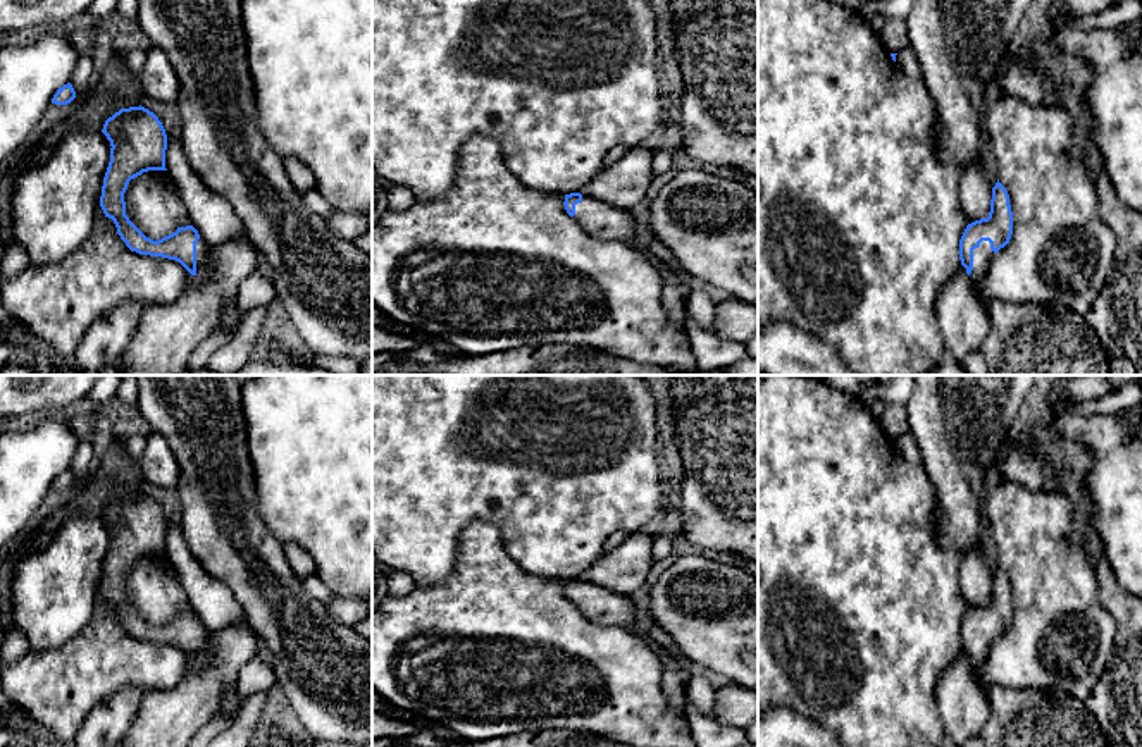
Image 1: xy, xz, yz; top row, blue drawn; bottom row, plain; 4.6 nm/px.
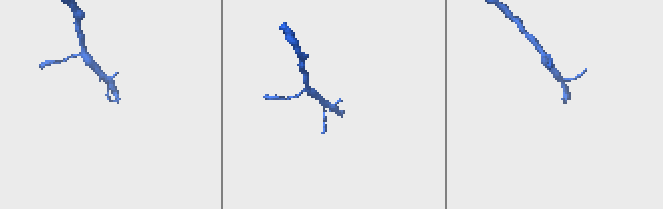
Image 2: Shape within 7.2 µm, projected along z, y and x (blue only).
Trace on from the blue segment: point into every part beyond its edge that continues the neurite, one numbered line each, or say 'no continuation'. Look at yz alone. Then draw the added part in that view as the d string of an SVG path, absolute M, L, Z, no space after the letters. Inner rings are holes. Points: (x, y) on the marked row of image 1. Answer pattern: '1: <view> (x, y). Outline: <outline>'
1: yz (982, 255). Outline: M982 241L980 246L973 250L973 270L970 274L973 281L982 281L985 277L989 262L994 255L989 241Z

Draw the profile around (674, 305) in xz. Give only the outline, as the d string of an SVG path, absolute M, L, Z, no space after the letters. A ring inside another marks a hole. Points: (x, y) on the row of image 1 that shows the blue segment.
M663 270L663 274L665 274L665 287L663 287L665 312L675 325L684 329L684 325L686 325L686 320L684 320L686 318L686 305L684 305L684 299L680 294L680 287L672 274L668 274L667 270Z

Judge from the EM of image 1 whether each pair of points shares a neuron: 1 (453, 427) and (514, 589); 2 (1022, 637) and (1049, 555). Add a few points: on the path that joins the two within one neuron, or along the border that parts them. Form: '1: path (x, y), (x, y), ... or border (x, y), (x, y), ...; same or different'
1: border (457, 536), (472, 522), (490, 522), (510, 556); different
2: path (1042, 617), (1049, 610), (1049, 575); same

